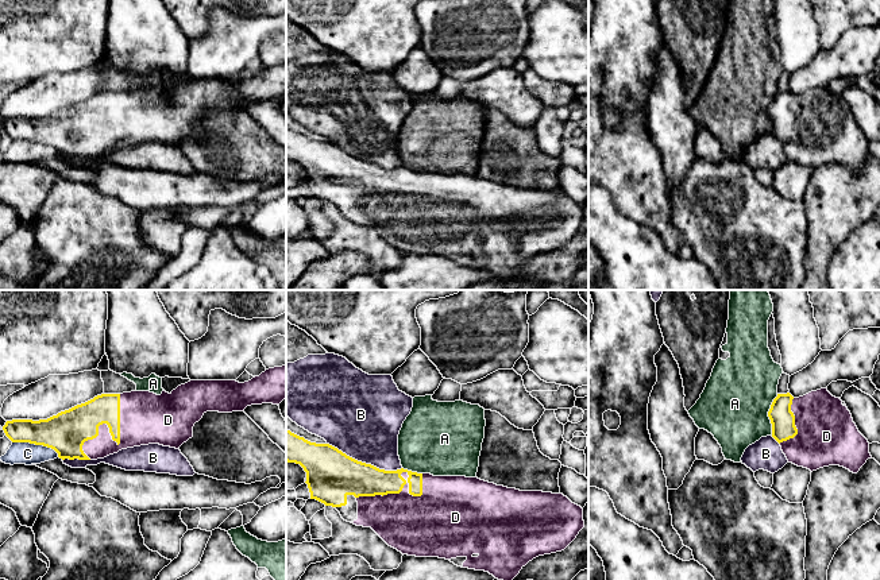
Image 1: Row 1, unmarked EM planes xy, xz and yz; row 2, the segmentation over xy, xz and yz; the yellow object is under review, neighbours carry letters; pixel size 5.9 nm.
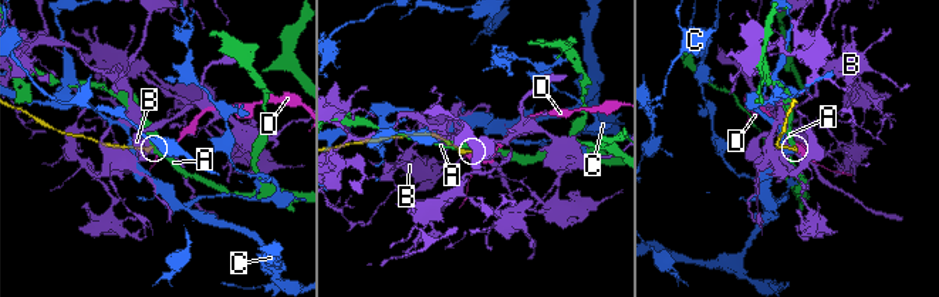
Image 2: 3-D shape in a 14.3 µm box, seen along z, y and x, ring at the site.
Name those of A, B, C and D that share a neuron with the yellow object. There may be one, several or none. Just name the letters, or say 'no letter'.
D

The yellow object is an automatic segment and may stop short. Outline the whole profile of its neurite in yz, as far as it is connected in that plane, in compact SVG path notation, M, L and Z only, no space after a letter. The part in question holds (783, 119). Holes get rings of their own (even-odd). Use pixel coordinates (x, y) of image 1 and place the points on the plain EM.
M827 86L811 89L799 96L794 96L790 90L777 92L768 115L772 121L772 135L780 142L788 161L811 170L829 163L840 163L857 171L872 155L869 140L858 129L850 109Z

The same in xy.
M286 63L269 66L248 80L190 78L170 92L150 89L101 92L47 117L12 117L3 124L12 140L30 140L54 147L65 158L97 158L121 147L159 142L180 147L193 135L193 124L207 109L244 109L247 104L279 103L286 96Z

